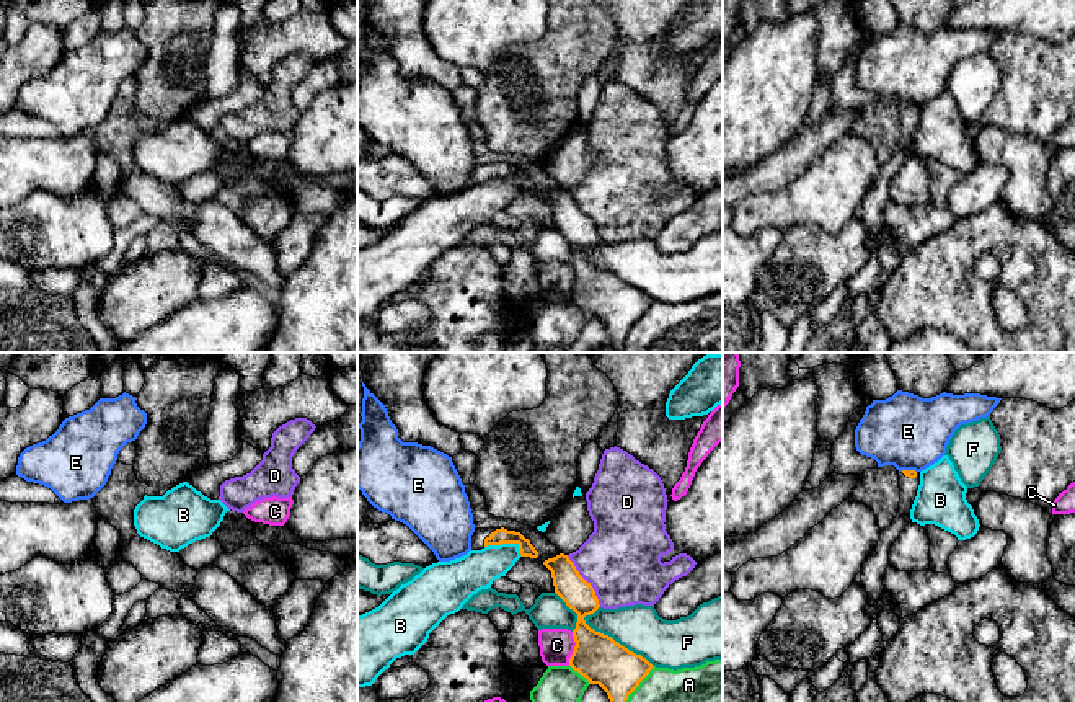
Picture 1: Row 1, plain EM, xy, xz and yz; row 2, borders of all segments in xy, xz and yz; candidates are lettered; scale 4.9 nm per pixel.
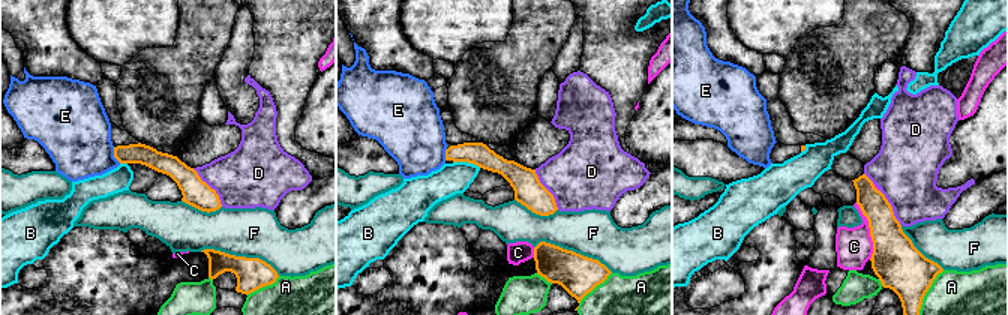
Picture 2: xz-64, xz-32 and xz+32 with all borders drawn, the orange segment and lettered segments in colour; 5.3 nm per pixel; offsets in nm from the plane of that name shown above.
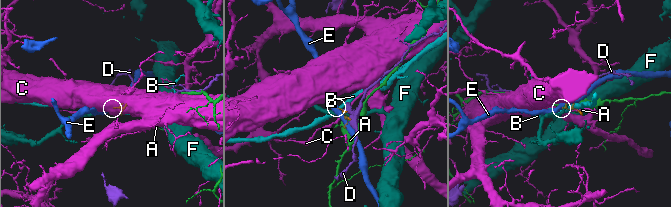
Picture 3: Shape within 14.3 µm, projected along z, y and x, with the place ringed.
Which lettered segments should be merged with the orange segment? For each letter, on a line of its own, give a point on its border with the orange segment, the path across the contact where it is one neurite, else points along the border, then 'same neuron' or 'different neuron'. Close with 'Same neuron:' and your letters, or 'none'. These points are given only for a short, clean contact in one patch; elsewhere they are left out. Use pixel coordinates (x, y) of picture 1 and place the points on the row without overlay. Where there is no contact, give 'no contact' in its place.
A: xz (632, 325) | different neuron
B: xz (506, 177) | along xz (485, 182), (516, 178), (522, 190) | different neuron
C: xz (575, 283) | along xz (573, 266), (575, 284), (568, 299) | different neuron
D: xz (586, 216) | different neuron
E: yz (909, 105) | along yz (901, 105), (915, 106) | different neuron
F: xz (617, 276) | different neuron
Same neuron: none

